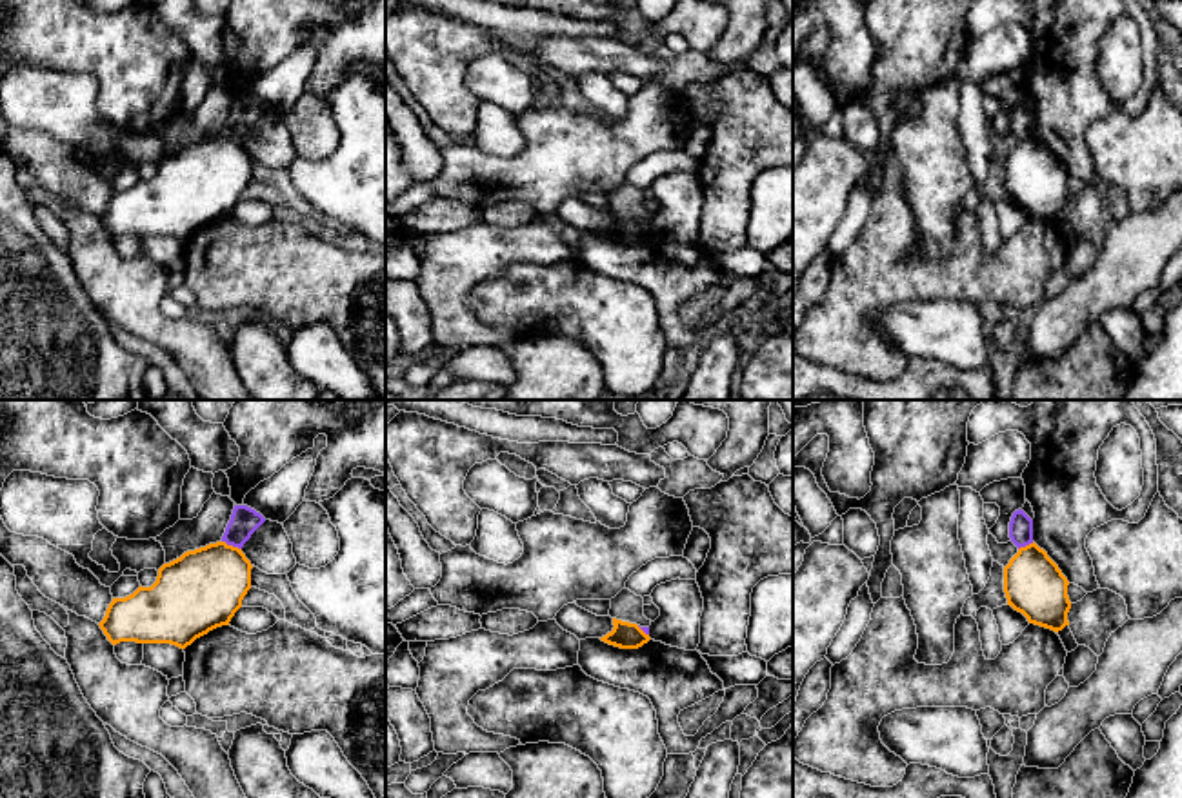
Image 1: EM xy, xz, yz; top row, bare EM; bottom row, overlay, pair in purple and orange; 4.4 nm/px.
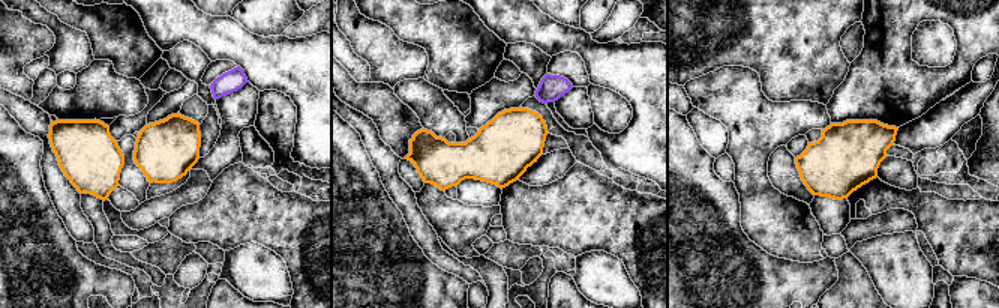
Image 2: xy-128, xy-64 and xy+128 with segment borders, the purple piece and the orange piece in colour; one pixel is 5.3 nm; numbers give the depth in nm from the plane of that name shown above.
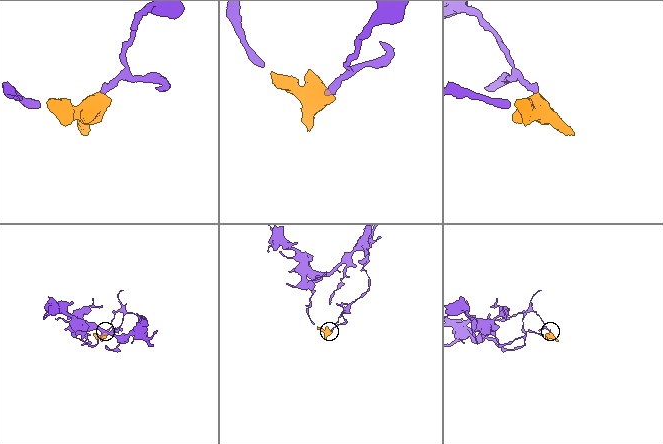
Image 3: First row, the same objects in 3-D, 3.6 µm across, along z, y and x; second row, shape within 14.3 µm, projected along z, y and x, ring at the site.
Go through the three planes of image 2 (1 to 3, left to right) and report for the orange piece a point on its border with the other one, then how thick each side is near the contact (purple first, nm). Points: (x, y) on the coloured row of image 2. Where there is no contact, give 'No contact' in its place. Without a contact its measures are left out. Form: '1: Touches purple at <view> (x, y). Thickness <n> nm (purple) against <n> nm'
1: No contact
2: No contact
3: No contact

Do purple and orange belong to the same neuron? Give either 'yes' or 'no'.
no

